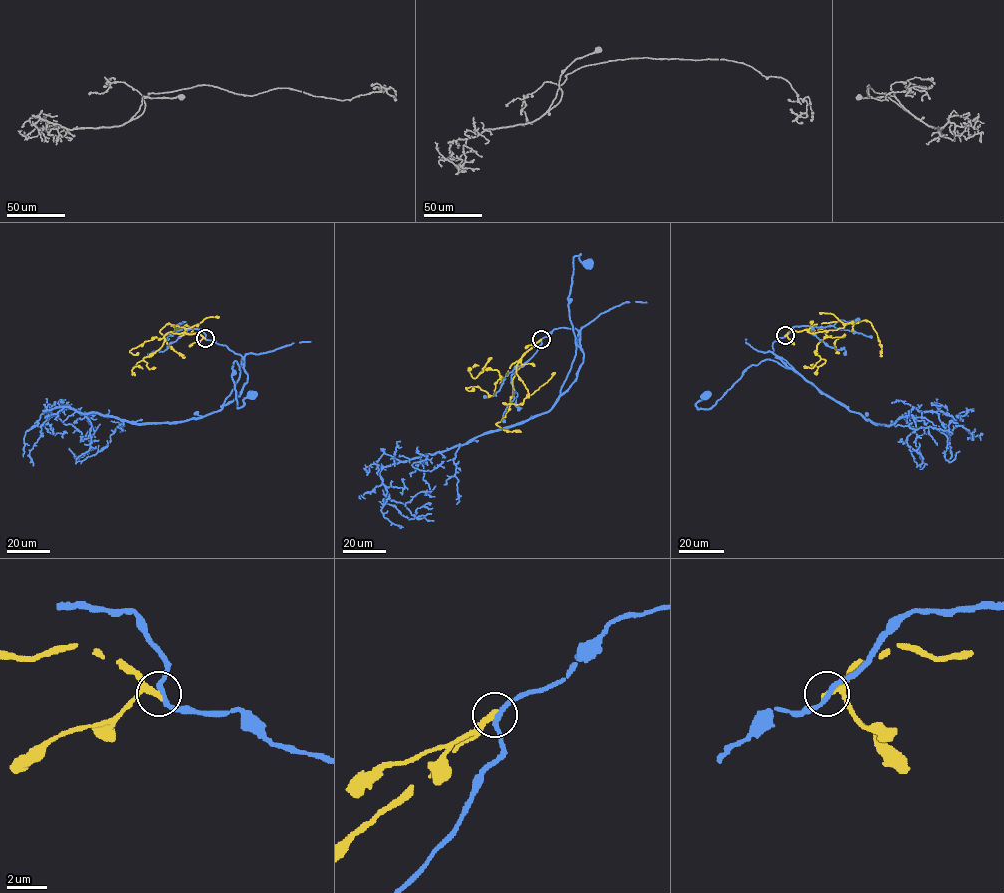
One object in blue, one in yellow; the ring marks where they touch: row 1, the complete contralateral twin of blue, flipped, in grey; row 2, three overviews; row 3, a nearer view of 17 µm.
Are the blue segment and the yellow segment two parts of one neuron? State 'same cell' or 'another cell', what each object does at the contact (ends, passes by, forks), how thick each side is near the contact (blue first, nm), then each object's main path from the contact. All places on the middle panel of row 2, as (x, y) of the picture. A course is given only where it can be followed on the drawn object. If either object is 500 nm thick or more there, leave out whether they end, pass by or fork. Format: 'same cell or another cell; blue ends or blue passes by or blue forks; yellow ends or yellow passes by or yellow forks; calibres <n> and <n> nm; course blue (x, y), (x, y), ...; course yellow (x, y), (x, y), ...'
another cell; blue passes by; yellow ends; calibres 240 and 320 nm; course blue (540, 340), (561, 327), (579, 334), (583, 360), (561, 395), (575, 355), (568, 296), (573, 258), (589, 264); course yellow (540, 340), (516, 367), (529, 395), (520, 404), (510, 402), (506, 415), (495, 424), (503, 430), (521, 432)

